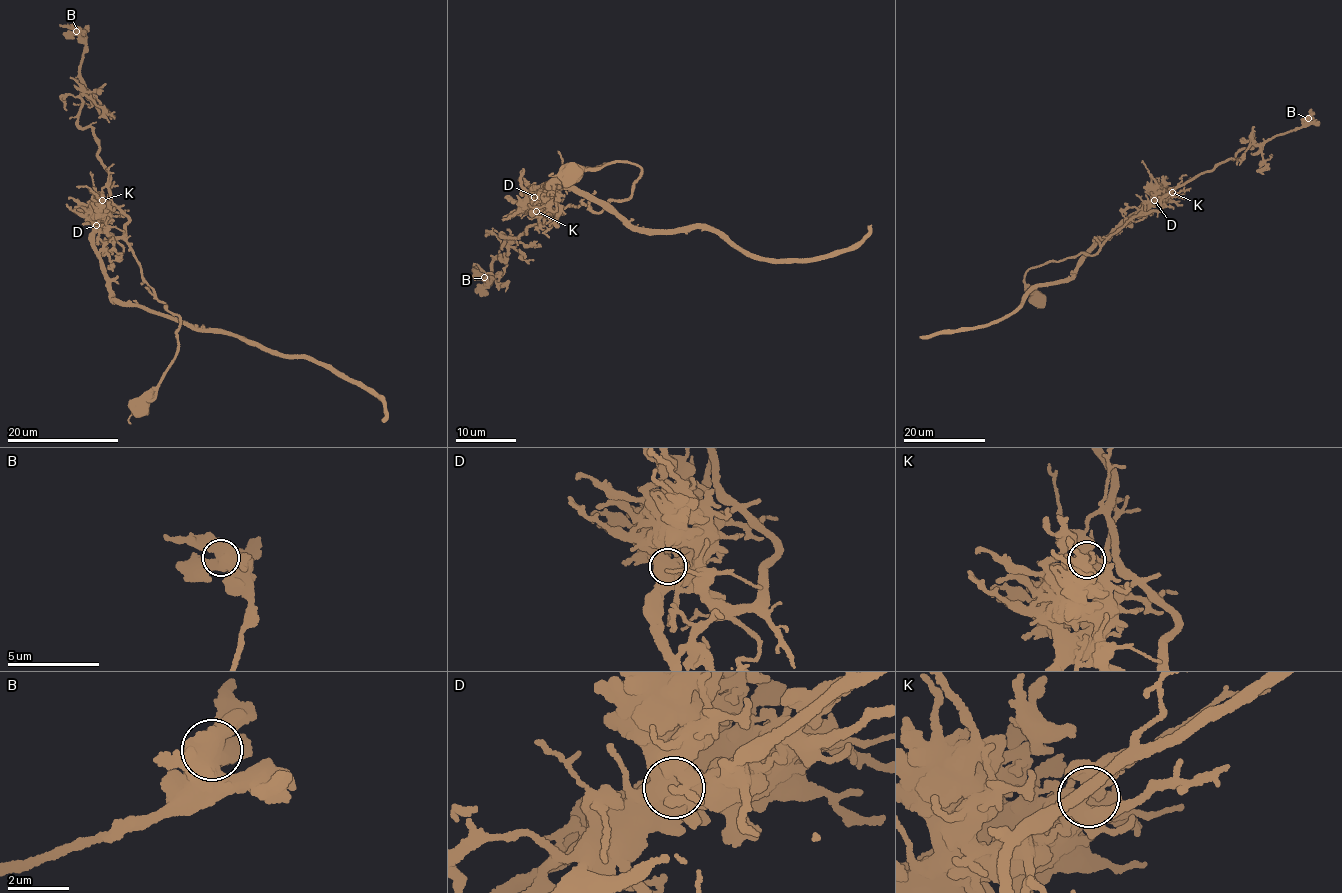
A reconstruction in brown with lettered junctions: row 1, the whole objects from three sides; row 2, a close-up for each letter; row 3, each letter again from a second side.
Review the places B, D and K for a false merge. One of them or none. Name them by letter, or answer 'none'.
D

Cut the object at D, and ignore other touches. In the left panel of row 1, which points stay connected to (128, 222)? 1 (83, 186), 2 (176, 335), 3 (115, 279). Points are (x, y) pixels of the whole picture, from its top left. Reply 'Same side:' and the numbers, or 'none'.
Same side: 2

